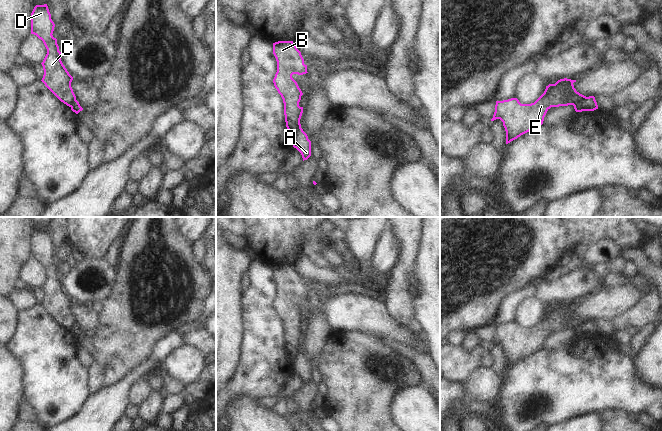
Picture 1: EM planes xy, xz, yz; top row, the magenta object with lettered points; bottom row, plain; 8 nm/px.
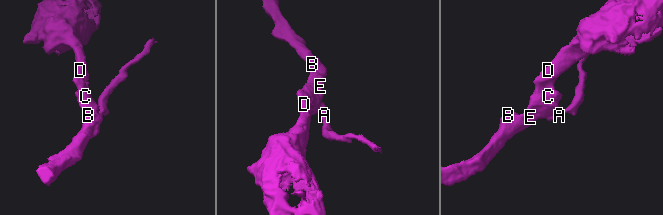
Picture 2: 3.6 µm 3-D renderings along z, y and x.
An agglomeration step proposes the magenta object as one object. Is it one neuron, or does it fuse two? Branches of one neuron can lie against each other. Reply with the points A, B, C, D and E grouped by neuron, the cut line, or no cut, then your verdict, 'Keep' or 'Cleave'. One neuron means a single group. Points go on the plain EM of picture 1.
Groups: A / B C D E. Split along yz (586, 321), (578, 324), (573, 329). Cleave.

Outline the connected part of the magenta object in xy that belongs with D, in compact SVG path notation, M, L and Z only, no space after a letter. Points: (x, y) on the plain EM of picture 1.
M47 228L36 229L31 237L31 258L41 263L47 273L41 287L44 294L41 305L61 326L71 331L76 324L71 311L73 301L61 285L57 263L52 259L54 251Z

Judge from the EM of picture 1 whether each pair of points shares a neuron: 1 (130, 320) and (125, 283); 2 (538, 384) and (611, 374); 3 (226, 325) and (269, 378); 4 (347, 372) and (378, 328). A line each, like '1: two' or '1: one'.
1: one
2: one
3: two
4: two

